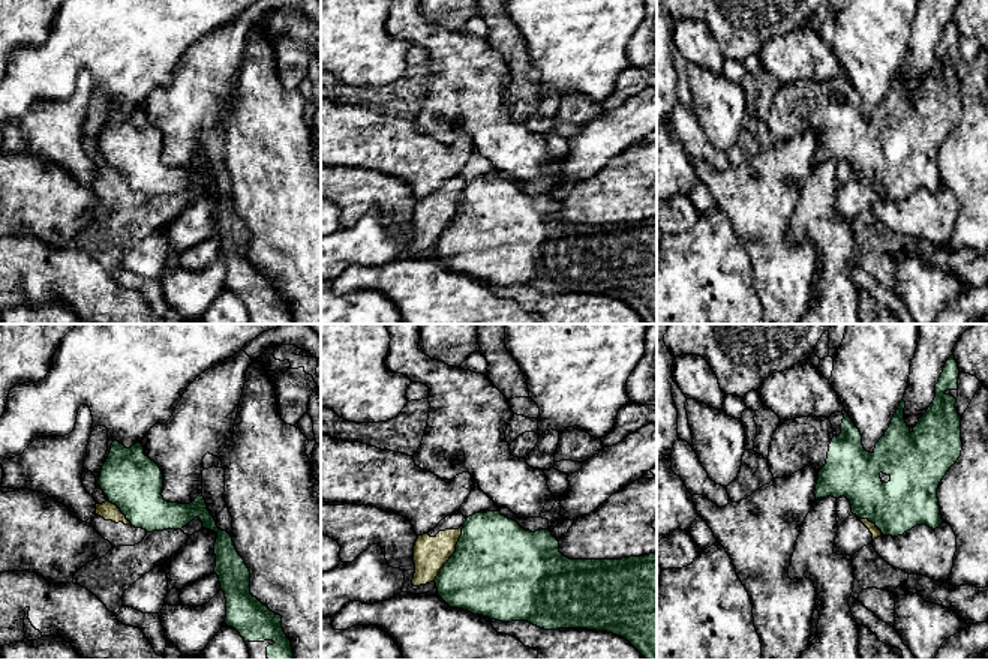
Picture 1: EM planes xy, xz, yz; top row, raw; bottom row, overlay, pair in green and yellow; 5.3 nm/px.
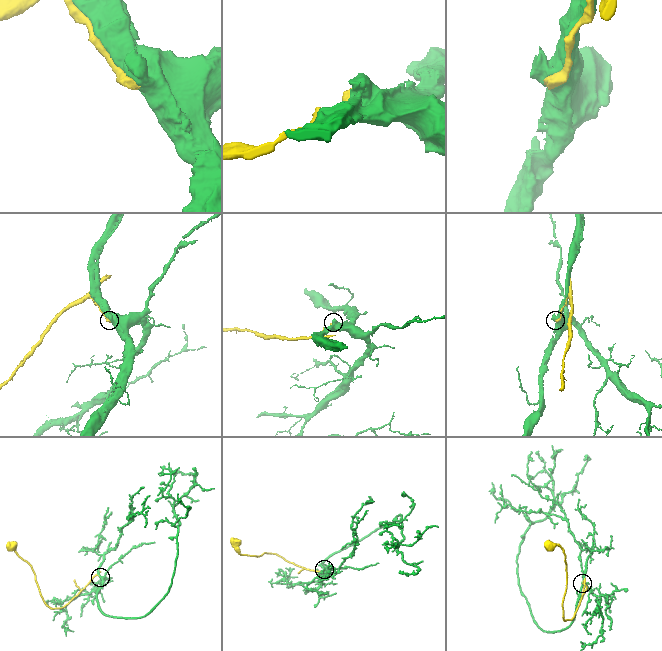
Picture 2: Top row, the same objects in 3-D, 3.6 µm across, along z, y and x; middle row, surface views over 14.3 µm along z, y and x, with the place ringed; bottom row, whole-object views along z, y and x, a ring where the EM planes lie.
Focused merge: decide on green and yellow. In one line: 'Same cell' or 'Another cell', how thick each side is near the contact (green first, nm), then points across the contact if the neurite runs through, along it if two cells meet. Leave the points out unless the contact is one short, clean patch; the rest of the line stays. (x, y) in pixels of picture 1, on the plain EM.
Another cell. Thickness 500 nm (green) against 180 nm

